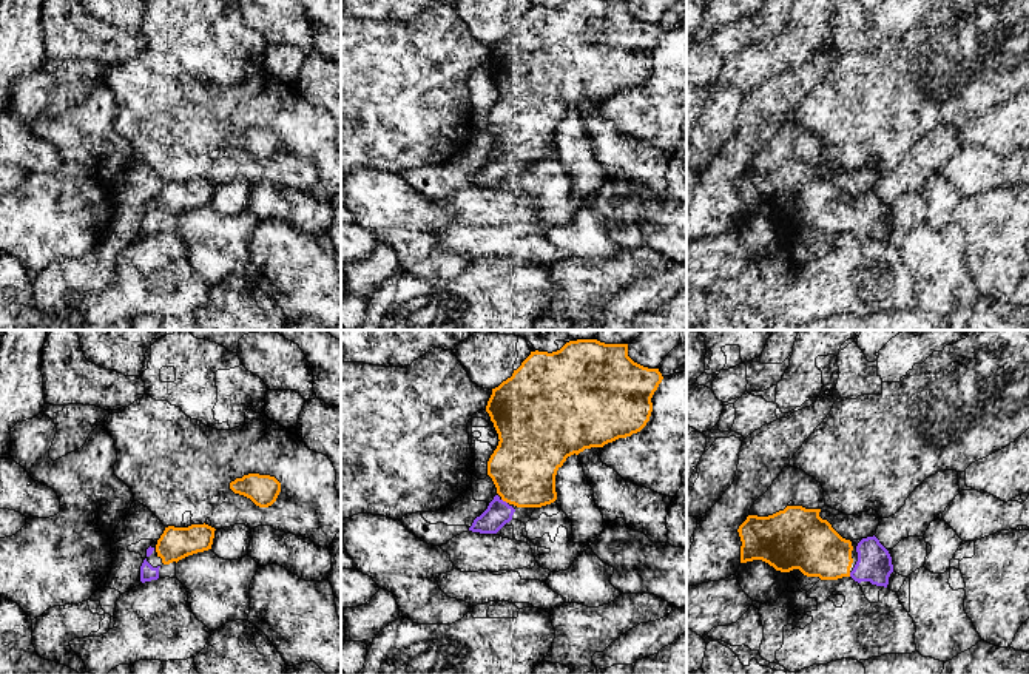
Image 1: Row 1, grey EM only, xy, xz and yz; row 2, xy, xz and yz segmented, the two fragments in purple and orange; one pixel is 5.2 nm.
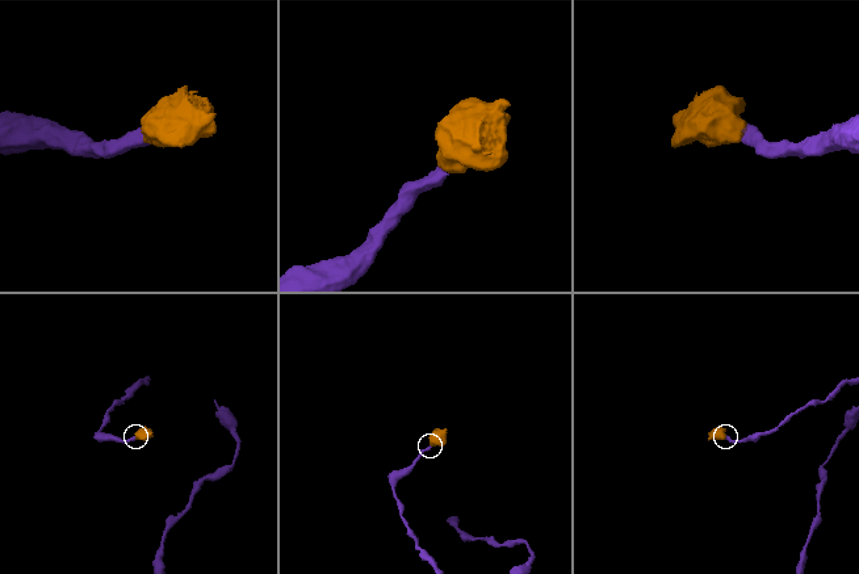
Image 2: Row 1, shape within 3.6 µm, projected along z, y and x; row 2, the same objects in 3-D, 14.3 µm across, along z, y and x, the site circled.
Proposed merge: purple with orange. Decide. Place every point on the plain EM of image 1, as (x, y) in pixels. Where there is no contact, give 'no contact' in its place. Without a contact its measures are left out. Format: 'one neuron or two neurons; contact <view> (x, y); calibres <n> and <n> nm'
one neuron; contact xz (505, 156); calibres 140 and 340 nm

